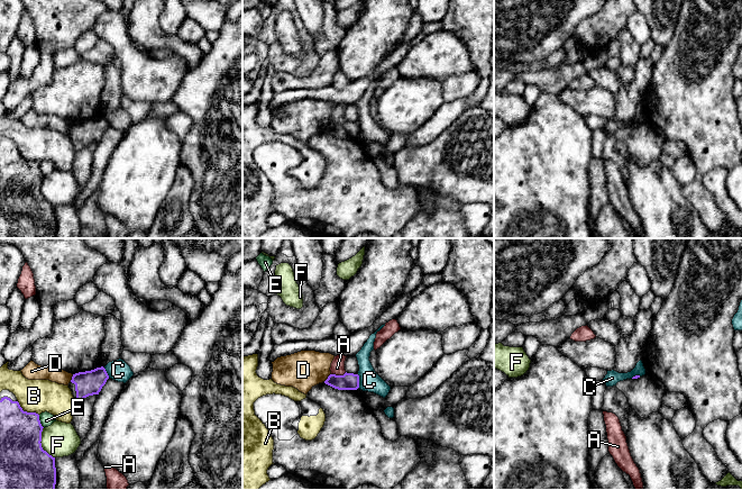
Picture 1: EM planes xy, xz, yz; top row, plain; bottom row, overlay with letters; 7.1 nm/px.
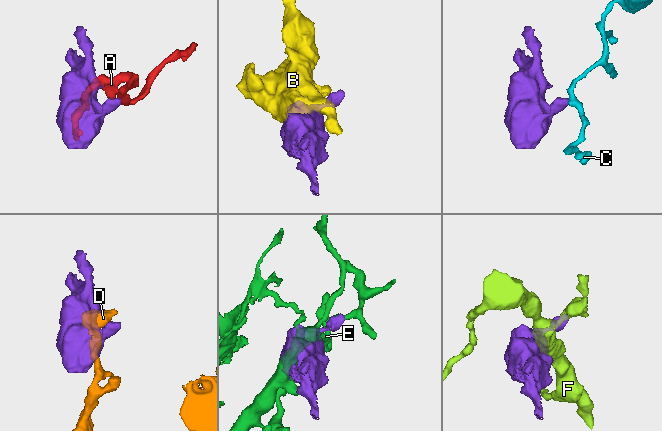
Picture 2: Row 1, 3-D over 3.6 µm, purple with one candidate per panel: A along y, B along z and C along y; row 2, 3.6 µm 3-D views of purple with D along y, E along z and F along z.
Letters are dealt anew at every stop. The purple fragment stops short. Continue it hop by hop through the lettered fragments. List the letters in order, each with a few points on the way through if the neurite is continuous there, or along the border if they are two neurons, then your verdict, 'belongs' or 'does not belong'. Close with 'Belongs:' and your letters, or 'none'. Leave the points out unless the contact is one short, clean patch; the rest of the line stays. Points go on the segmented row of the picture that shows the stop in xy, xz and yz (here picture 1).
A: border along xz (346, 372), (342, 374), (331, 374); does not belong
B: does not belong
C: border along xz (357, 374), (358, 388); does not belong
D: border along xz (330, 373), (323, 381); does not belong
E: does not belong
F: does not belong
Belongs: none

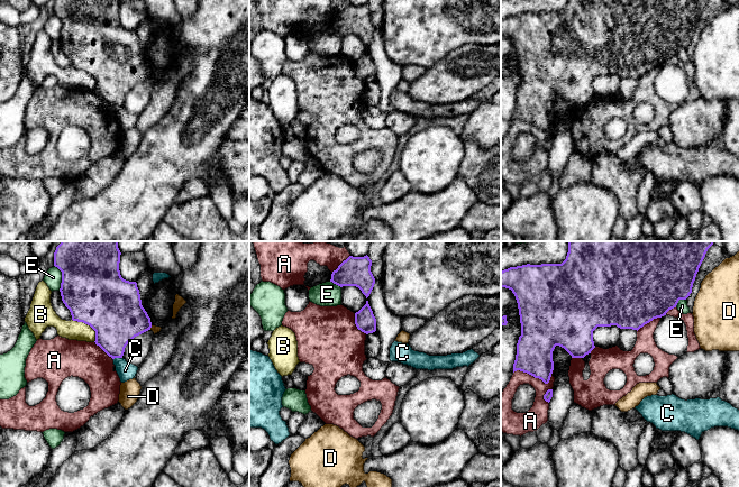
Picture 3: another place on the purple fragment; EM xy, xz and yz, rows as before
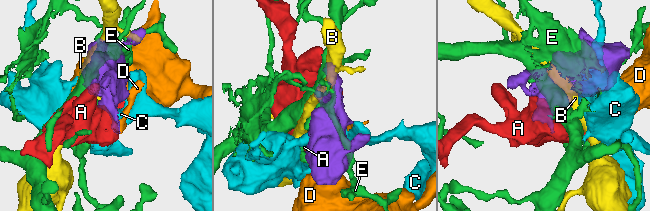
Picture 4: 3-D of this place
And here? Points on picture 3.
A: does not belong
B: border along xy (72, 319), (87, 323), (94, 331), (96, 340); does not belong
C: does not belong
D: does not belong
E: does not belong
Belongs: none

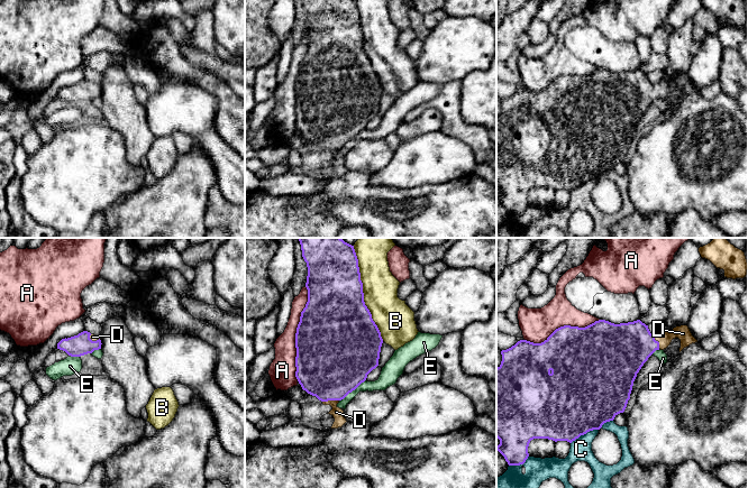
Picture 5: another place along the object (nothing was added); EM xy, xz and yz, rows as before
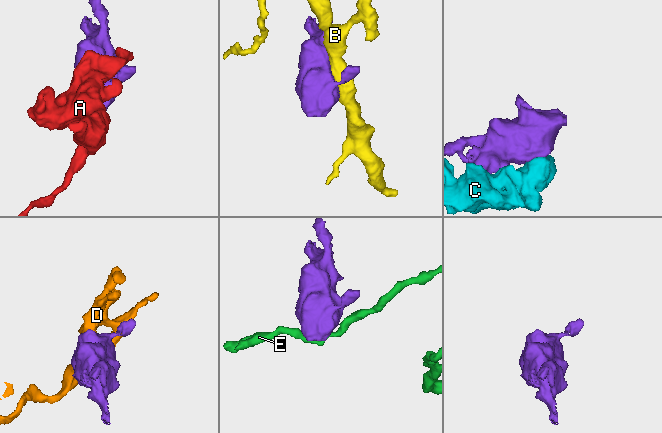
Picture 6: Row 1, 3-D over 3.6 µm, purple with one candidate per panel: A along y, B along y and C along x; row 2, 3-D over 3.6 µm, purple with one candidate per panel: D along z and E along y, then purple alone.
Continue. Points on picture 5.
A: does not belong
B: does not belong
C: does not belong
D: runs through xz (330, 365), (330, 399), (336, 412); belongs
E: border along xz (365, 379), (339, 401); does not belong
Belongs: D

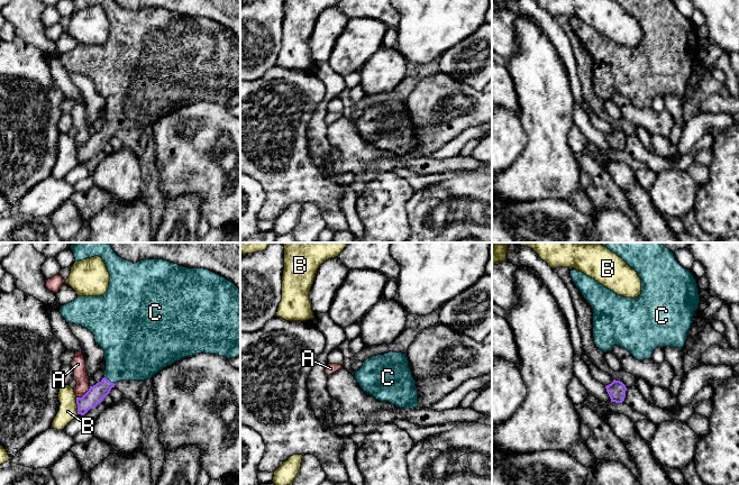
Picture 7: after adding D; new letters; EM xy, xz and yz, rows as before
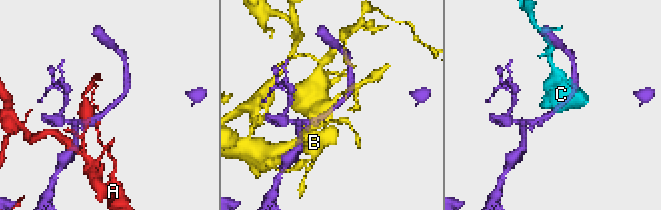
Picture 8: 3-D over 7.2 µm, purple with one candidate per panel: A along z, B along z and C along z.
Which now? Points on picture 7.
A: border along xy (90, 386), (81, 396), (76, 397); does not belong
B: does not belong
C: runs through xy (96, 394), (109, 381), (111, 375), (131, 354); belongs
Belongs: C

